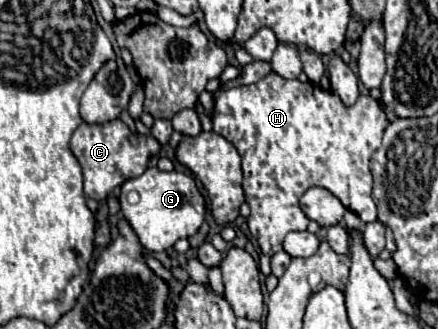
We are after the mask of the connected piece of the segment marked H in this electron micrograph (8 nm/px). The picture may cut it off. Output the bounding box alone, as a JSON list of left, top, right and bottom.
[214,71,388,257]

